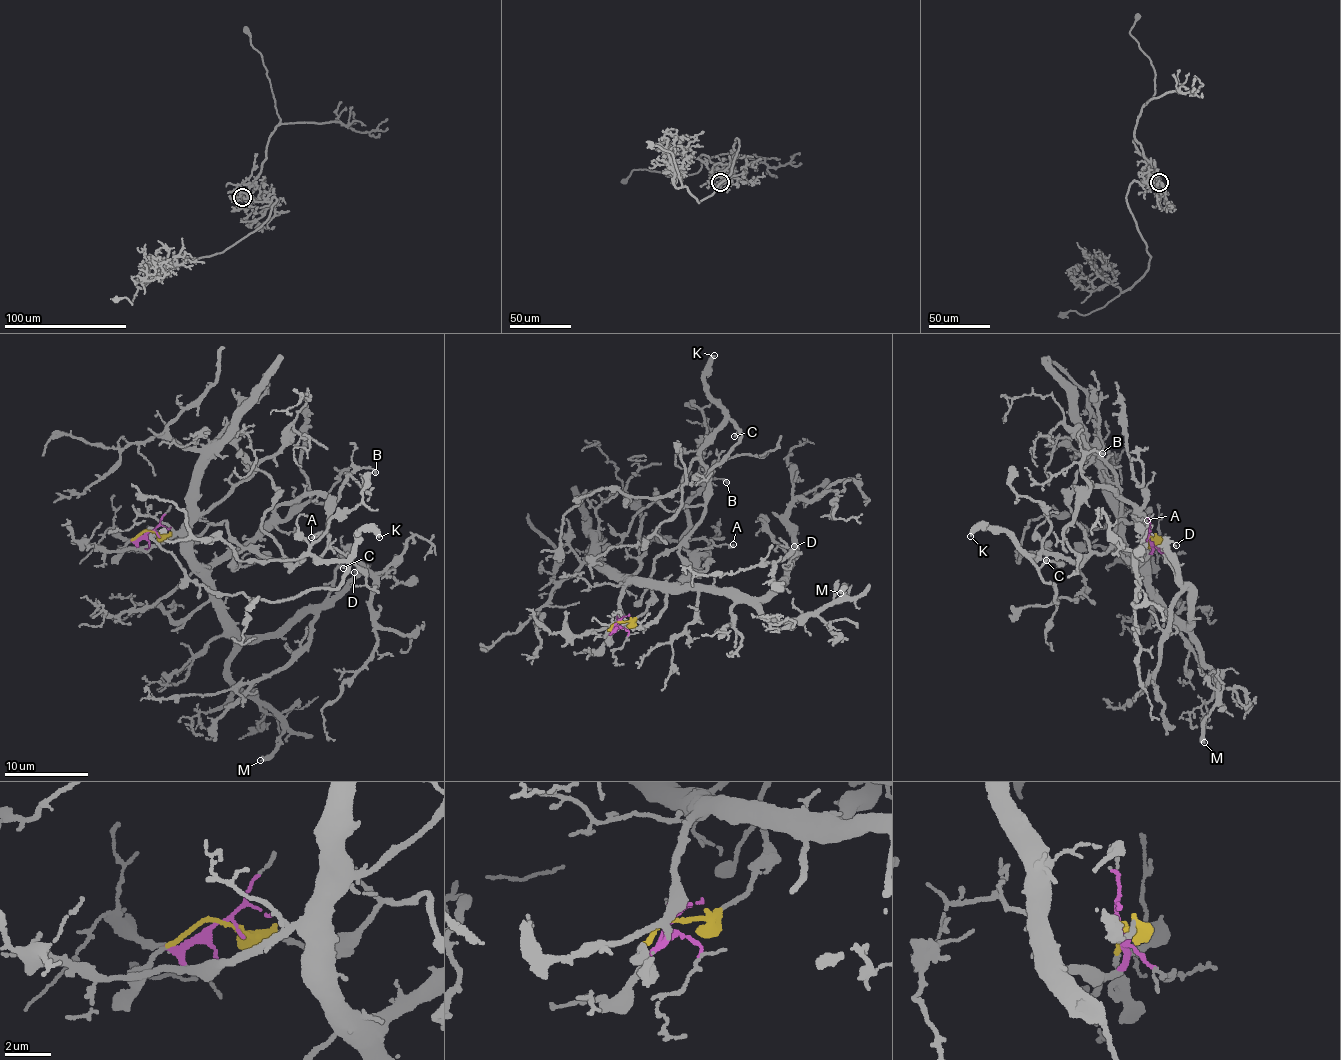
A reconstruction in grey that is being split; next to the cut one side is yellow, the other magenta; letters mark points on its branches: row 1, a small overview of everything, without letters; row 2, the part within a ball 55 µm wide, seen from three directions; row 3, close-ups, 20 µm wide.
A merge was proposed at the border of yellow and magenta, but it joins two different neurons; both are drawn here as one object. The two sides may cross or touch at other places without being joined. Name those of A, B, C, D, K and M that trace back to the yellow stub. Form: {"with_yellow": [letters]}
{"with_yellow": ["C", "K"]}

